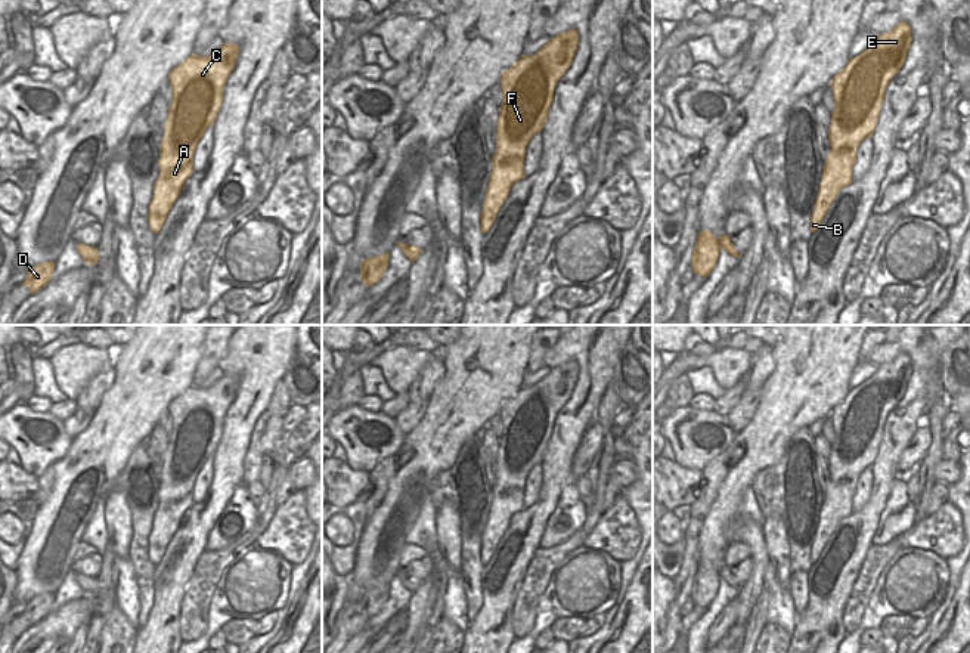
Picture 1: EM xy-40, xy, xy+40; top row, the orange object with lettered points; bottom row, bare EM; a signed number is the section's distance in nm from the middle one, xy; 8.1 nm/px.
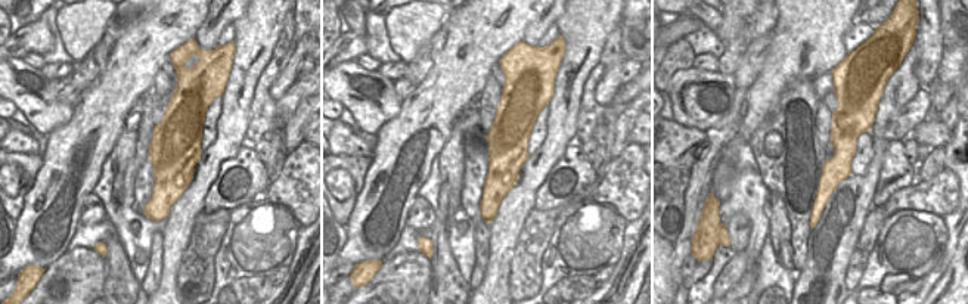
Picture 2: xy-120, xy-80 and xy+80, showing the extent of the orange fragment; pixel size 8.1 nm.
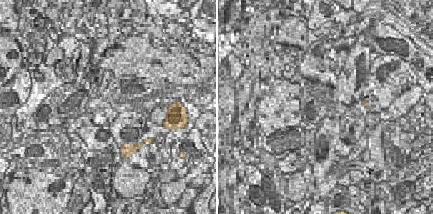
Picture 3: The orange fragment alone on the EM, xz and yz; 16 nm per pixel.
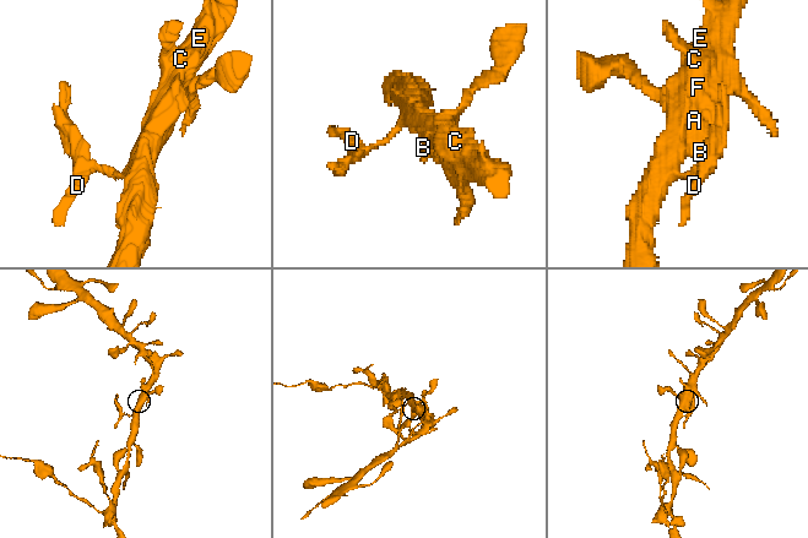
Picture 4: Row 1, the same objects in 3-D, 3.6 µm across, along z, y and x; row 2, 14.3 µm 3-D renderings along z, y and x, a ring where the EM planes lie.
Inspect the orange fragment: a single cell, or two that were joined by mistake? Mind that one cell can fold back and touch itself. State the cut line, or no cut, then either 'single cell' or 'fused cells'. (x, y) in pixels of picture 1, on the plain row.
cut xy (400, 575), (405, 585); fused cells

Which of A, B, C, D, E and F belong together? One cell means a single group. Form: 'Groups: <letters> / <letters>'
Groups: A B C E F / D.

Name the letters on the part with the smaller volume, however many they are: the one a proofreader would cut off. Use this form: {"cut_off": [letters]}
{"cut_off": ["D"]}

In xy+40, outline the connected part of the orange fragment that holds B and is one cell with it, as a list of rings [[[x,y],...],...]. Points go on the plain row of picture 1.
[[[902,352],[889,363],[878,366],[871,378],[850,389],[846,397],[833,408],[830,418],[833,421],[834,442],[831,443],[831,455],[828,458],[831,482],[822,498],[819,523],[811,547],[812,564],[818,561],[839,523],[852,514],[856,480],[865,468],[873,467],[884,431],[884,423],[890,411],[901,402],[911,372],[911,358]]]

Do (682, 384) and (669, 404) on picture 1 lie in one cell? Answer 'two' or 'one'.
one

